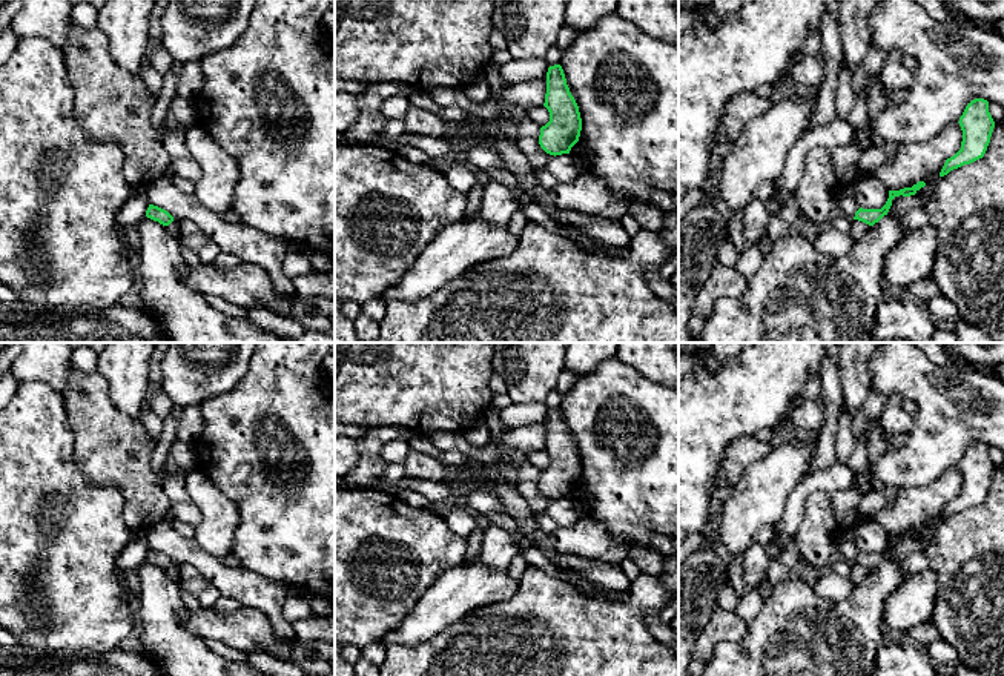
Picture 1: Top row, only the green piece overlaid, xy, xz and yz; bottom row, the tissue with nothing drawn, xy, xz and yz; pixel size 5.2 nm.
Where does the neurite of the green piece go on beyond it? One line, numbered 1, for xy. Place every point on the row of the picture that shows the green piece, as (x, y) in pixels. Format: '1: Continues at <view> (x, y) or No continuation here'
1: No continuation here

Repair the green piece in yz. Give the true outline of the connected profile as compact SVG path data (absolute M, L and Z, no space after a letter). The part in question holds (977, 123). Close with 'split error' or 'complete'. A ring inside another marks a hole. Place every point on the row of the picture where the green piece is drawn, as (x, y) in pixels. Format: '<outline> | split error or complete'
M984 98L972 100L958 123L963 131L961 149L946 160L940 177L984 157L995 128L995 121L989 112L989 101Z | complete

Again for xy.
M149 204L146 217L154 221L158 221L163 226L169 226L173 221L173 217L167 210L154 204Z | complete

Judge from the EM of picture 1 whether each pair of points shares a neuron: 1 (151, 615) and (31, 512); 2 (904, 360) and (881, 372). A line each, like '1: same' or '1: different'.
1: different
2: same

